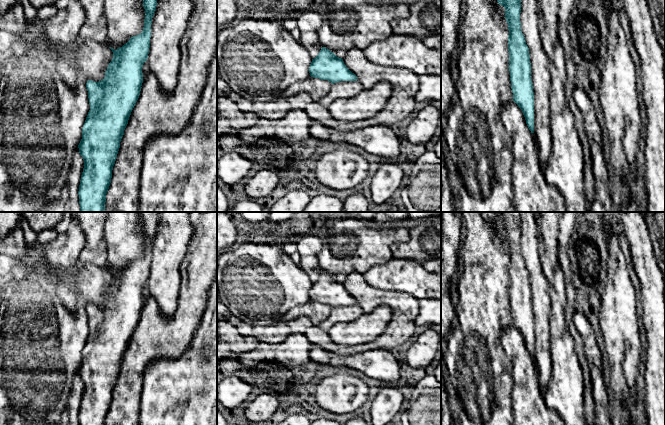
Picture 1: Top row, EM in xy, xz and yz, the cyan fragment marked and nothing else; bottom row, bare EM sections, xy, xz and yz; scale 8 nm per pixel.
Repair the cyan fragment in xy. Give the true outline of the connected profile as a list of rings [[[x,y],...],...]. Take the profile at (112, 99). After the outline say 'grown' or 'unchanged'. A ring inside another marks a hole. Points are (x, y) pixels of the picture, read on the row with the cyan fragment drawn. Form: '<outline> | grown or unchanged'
[[[143,0],[145,9],[143,31],[131,37],[126,44],[116,50],[109,47],[113,52],[113,58],[105,71],[105,77],[98,82],[88,80],[86,83],[90,110],[78,145],[79,153],[84,160],[78,191],[80,212],[105,212],[106,194],[111,183],[120,142],[143,83],[142,68],[149,54],[151,24],[156,6],[157,0]]] | unchanged

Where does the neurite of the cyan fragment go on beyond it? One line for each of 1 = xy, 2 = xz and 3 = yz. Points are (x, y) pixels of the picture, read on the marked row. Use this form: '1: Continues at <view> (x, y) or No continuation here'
1: No continuation here
2: No continuation here
3: No continuation here

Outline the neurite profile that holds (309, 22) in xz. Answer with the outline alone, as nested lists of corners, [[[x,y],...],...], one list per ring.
[[[302,11],[297,22],[300,30],[299,42],[309,52],[311,58],[314,59],[322,48],[318,39],[318,31],[323,23],[322,12]]]

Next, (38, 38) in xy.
[[[31,26],[28,28],[29,38],[39,49],[46,49],[49,47],[49,42],[38,27]]]

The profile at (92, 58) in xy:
[[[77,38],[78,49],[75,54],[63,55],[56,59],[56,68],[62,79],[69,85],[77,83],[77,75],[81,73],[84,78],[95,82],[105,77],[105,71],[113,58],[112,50],[94,40]]]

